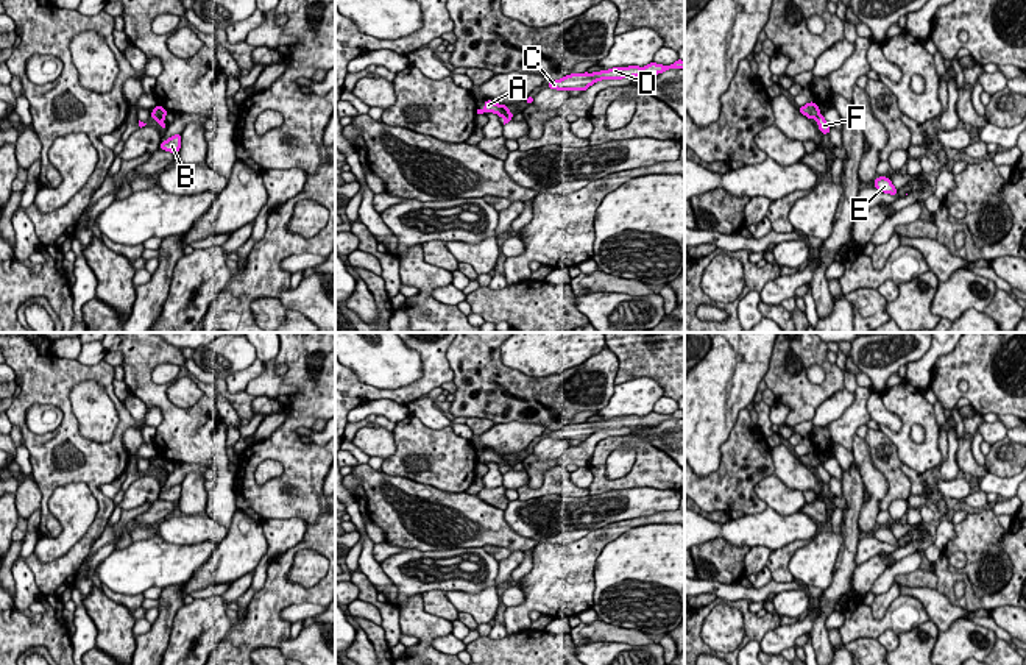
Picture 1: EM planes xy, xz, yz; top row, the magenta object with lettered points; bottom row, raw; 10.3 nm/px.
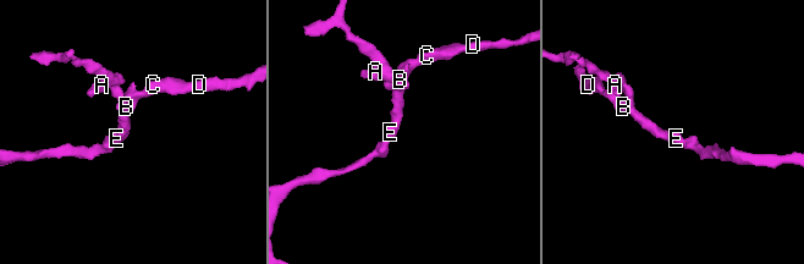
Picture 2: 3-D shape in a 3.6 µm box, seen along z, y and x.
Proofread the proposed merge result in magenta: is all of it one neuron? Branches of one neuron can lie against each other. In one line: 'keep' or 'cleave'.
cleave

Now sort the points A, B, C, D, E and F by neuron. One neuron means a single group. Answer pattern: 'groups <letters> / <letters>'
groups A / B C D E F

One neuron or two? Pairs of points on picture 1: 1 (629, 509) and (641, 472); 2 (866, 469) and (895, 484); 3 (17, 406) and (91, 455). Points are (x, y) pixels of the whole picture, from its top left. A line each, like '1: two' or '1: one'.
1: two
2: two
3: one

